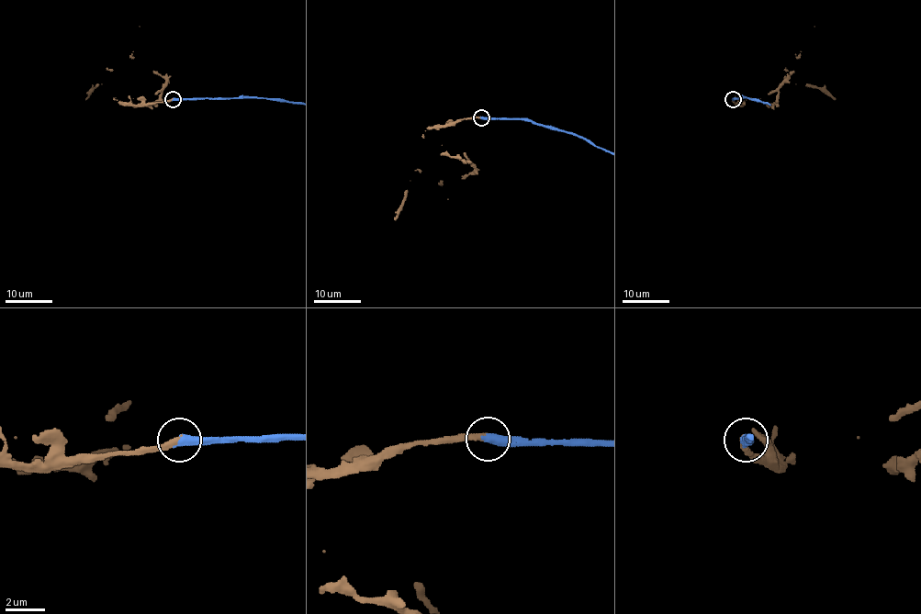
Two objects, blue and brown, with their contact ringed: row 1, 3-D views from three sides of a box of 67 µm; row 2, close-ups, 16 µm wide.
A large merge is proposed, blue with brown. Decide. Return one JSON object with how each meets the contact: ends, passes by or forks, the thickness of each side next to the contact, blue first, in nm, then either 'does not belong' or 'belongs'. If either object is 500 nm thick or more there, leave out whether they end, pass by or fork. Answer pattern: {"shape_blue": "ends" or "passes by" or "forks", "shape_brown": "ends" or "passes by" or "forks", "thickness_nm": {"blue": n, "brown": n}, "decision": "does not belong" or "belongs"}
{"shape_blue": "ends", "shape_brown": "ends", "thickness_nm": {"blue": 480, "brown": 320}, "decision": "belongs"}

